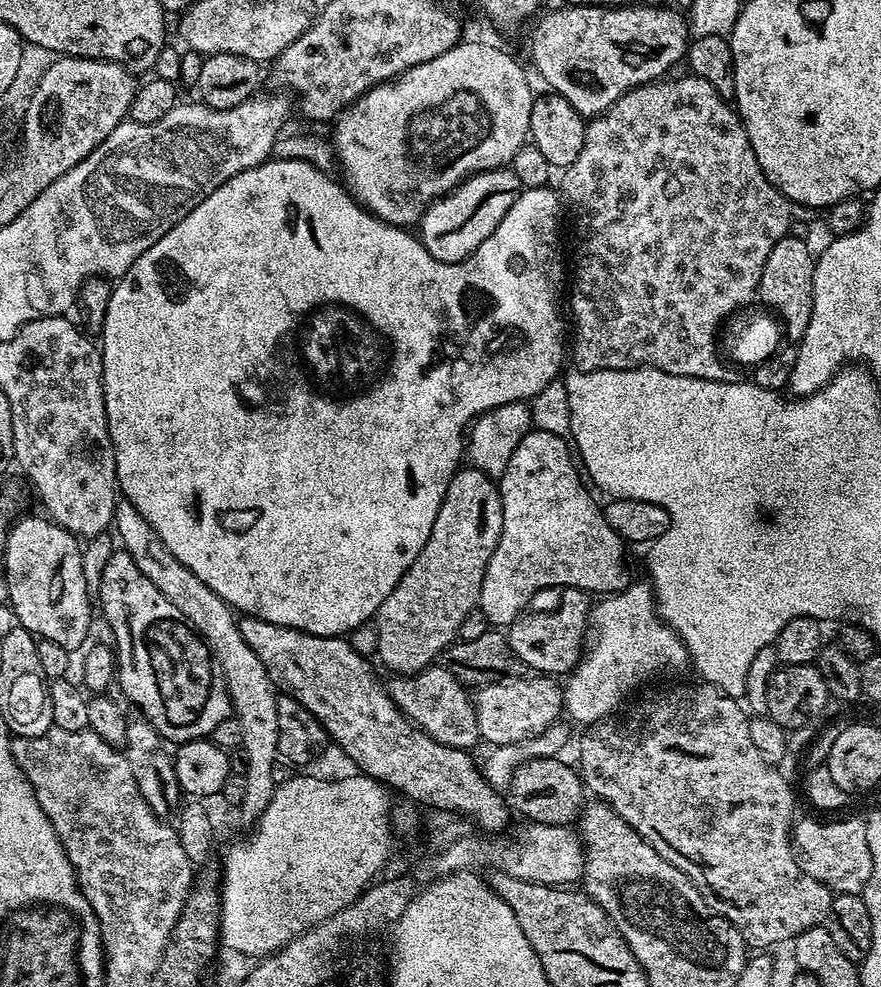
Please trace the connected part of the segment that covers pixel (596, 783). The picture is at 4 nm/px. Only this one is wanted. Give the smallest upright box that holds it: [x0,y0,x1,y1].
[578,682,833,950]

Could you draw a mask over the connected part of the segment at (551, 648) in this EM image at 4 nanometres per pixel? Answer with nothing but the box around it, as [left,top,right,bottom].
[507,588,590,674]

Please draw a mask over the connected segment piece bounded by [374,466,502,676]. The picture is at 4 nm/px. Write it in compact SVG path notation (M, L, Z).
M461 467L446 490L446 498L442 498L442 506L438 510L438 518L434 518L426 546L422 546L410 570L402 574L398 586L390 590L386 602L382 602L375 614L374 623L378 630L376 656L389 668L389 673L412 676L435 665L438 657L459 637L466 614L479 605L482 578L501 534L502 498L497 481L477 468Z

